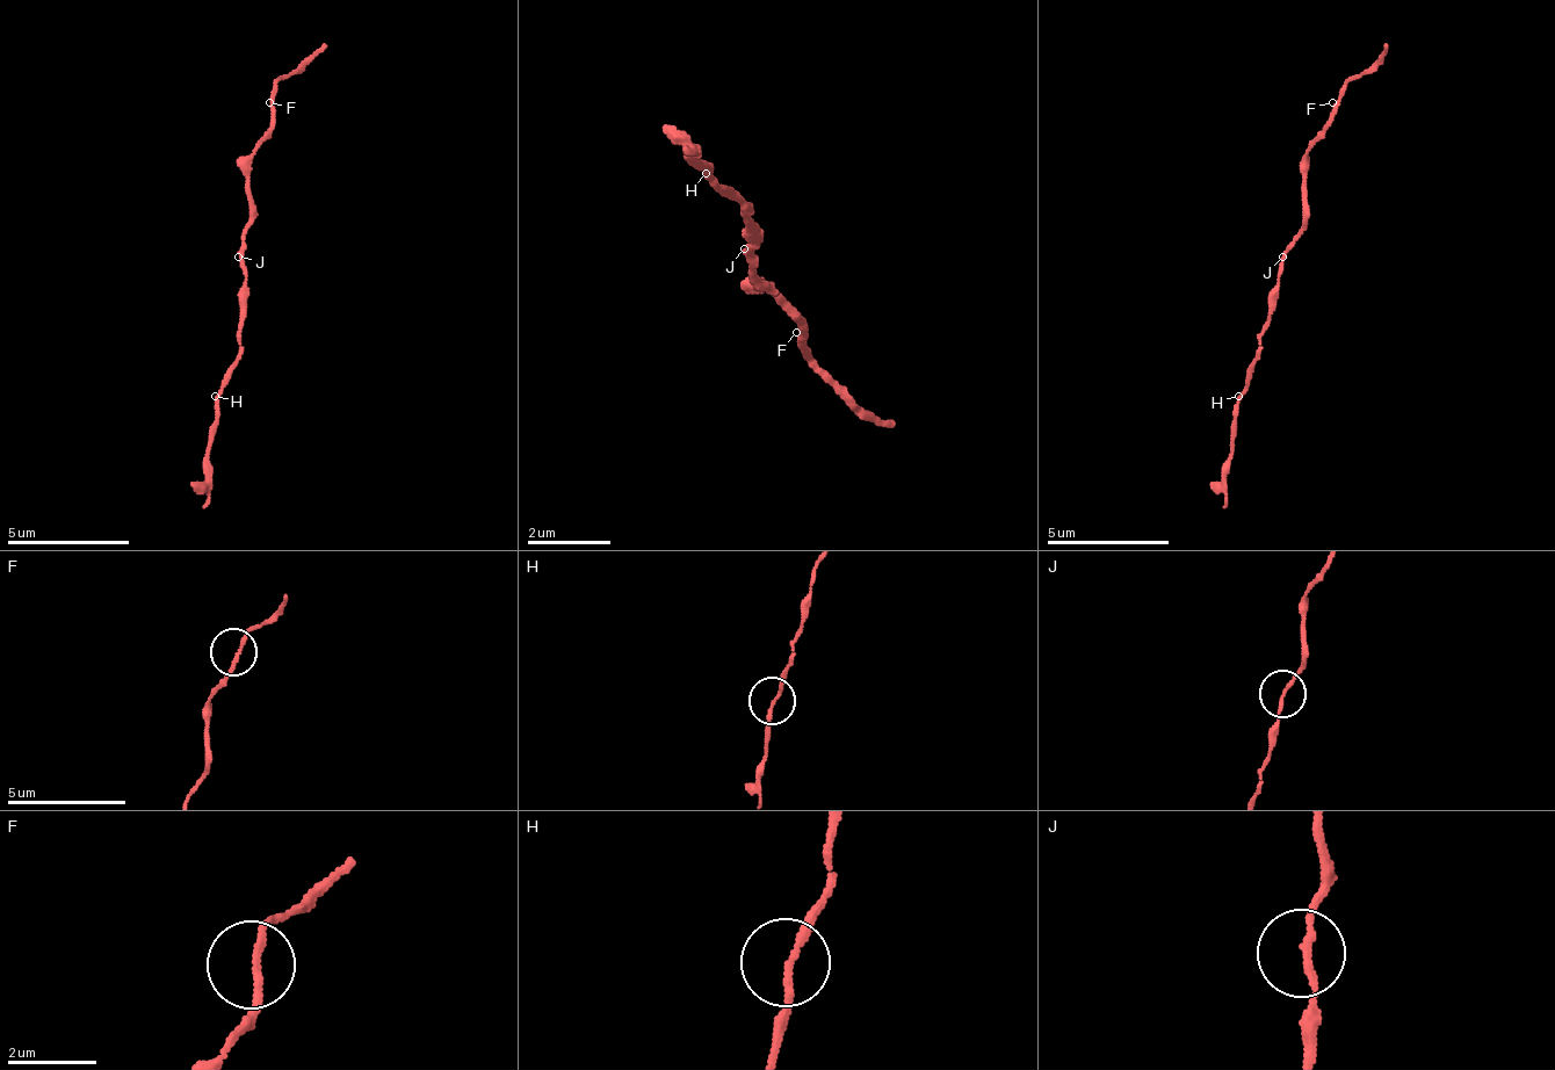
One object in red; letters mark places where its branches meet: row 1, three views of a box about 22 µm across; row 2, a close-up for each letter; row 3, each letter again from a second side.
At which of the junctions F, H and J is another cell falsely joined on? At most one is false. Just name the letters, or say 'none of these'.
none of these

